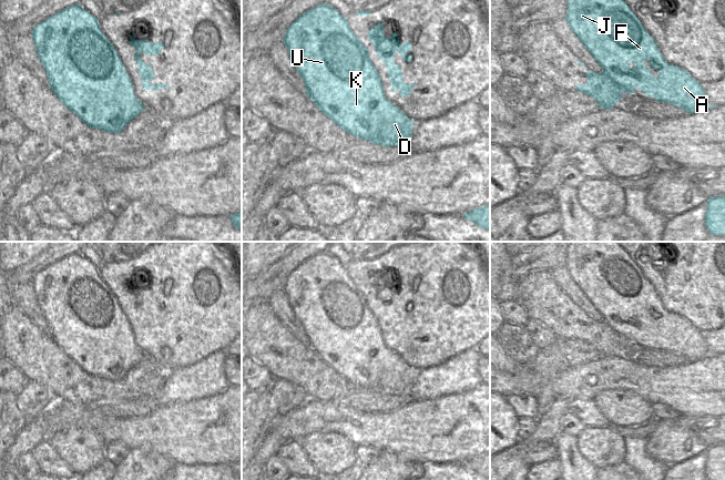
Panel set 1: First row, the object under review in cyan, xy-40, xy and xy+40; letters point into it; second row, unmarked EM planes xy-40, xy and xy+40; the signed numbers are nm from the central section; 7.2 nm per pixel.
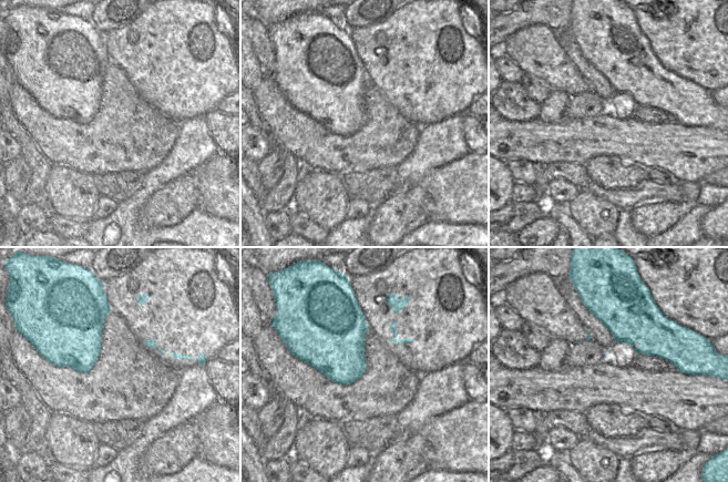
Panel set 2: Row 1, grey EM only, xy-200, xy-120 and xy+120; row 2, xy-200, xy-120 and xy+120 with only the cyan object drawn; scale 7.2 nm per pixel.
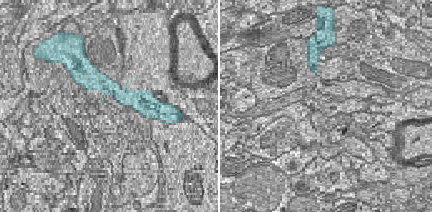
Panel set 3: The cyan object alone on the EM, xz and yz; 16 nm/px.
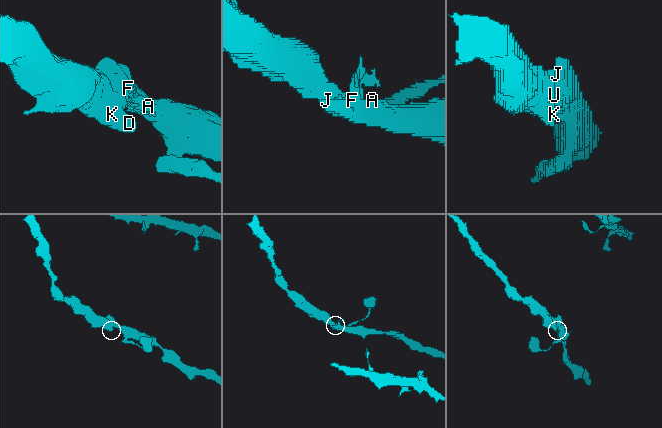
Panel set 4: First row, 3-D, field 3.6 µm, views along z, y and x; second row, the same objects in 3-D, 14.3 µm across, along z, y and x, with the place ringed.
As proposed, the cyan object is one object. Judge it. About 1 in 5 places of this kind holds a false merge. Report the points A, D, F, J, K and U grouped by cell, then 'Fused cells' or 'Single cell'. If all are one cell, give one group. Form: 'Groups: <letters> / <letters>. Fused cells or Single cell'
Groups: A D F J K U. Single cell.

